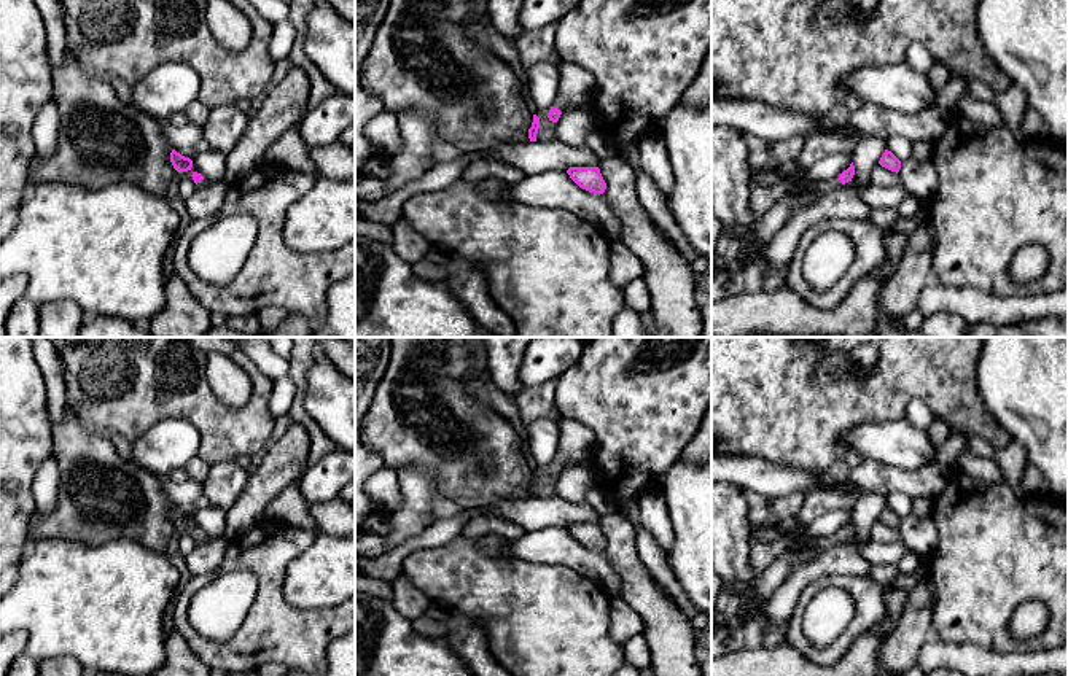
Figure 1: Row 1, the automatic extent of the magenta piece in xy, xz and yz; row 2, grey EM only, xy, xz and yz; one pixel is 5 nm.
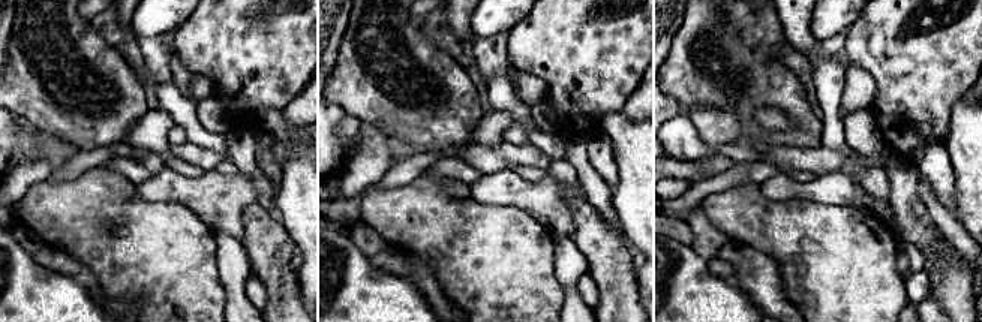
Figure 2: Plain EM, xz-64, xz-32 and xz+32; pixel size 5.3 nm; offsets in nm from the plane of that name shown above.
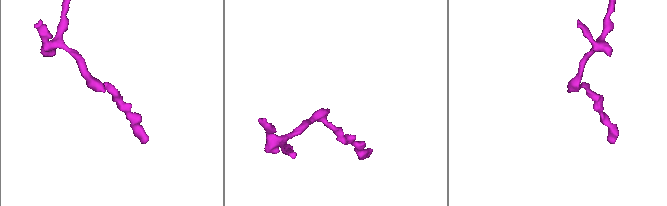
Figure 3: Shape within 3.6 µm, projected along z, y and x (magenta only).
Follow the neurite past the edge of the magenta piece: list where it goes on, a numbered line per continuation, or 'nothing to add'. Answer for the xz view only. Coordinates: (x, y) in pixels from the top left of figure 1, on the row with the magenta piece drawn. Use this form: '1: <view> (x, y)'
1: xz (576, 85)

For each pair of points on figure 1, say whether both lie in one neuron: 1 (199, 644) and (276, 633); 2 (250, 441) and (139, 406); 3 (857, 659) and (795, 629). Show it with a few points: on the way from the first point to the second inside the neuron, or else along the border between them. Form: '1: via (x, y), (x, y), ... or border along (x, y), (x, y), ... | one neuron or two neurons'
1: via (218, 651), (247, 651), (257, 641) | one neuron
2: via (223, 430), (198, 406), (166, 406) | one neuron
3: border along (874, 627), (860, 635), (841, 659) | two neurons

